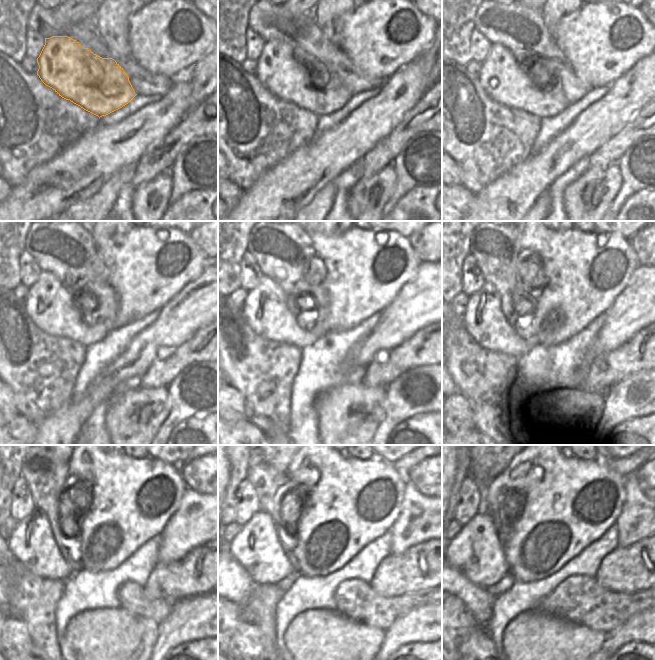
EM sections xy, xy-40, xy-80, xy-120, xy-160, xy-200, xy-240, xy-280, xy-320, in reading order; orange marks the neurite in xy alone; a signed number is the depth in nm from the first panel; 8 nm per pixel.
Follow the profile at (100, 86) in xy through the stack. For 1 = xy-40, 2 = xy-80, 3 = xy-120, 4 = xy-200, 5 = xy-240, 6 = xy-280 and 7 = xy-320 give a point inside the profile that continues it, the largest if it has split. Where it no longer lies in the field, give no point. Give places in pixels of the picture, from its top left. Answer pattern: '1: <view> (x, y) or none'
1: xy-40 (278, 70)
2: xy-80 (505, 80)
3: xy-120 (53, 308)
4: xy-200 (482, 318)
5: xy-240 (32, 543)
6: xy-280 (257, 548)
7: xy-320 (477, 551)

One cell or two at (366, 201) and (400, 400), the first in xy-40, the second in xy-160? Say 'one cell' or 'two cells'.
two cells

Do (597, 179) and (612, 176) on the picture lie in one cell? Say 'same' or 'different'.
same

